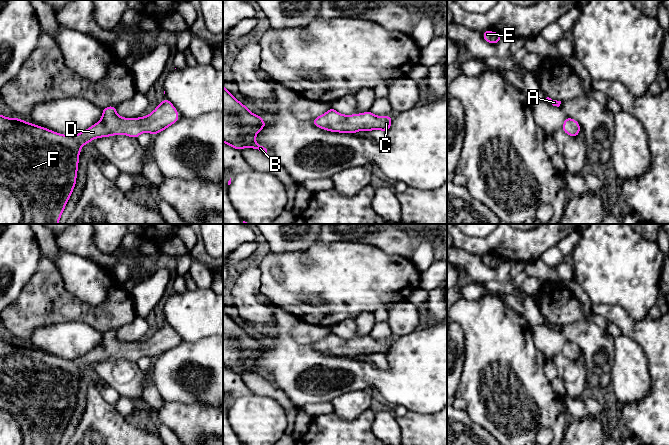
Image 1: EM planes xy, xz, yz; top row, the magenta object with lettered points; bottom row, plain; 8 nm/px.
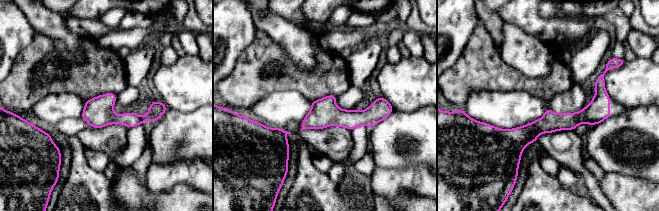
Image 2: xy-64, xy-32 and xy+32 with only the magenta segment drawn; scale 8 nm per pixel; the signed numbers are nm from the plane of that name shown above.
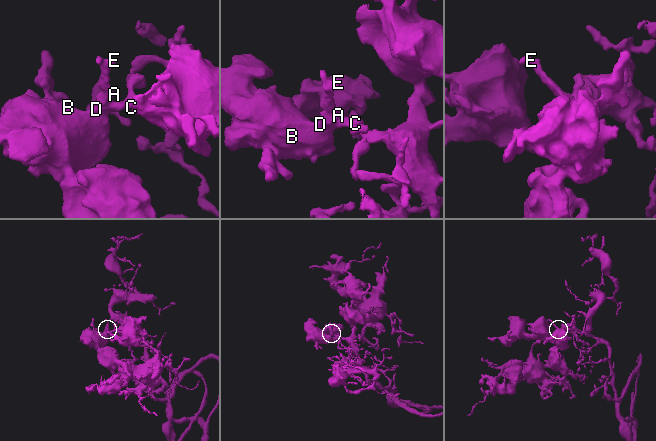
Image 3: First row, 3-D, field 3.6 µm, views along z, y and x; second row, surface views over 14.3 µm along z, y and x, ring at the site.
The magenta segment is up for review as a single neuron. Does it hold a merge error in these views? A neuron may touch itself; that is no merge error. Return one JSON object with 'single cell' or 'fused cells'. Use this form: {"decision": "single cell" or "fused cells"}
{"decision": "single cell"}

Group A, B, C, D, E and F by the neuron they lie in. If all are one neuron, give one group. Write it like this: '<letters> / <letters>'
A B C D E F

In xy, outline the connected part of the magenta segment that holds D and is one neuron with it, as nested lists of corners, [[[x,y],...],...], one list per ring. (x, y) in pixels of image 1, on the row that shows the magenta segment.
[[[166,97],[151,114],[140,118],[119,117],[116,106],[106,107],[103,109],[102,119],[99,122],[74,136],[56,133],[22,121],[19,117],[12,119],[0,114],[0,224],[58,224],[76,184],[78,157],[82,145],[90,143],[95,138],[121,133],[136,139],[143,132],[156,135],[178,120],[176,108]]]

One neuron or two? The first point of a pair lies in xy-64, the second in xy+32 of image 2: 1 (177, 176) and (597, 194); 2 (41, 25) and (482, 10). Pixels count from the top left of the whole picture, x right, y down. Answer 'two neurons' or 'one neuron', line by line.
1: two neurons
2: two neurons

